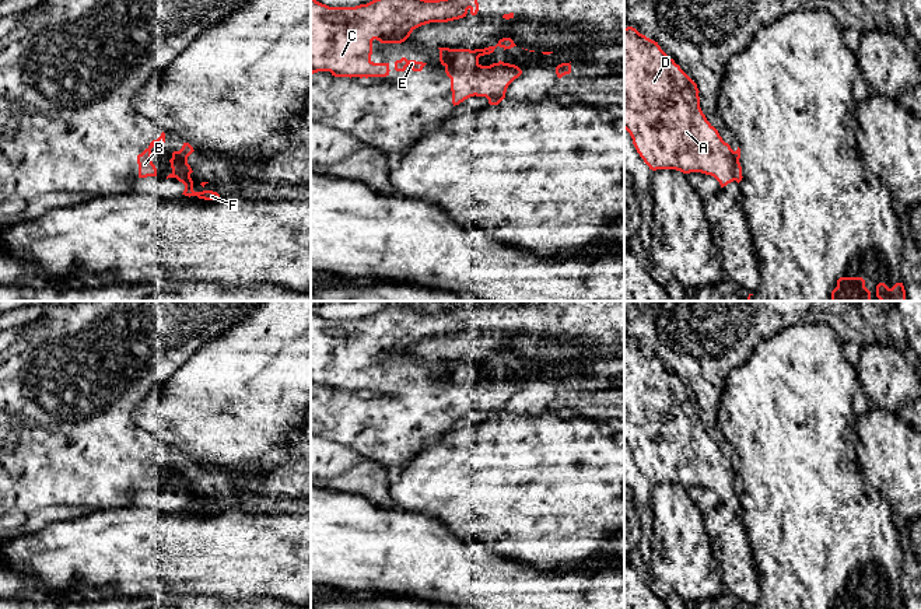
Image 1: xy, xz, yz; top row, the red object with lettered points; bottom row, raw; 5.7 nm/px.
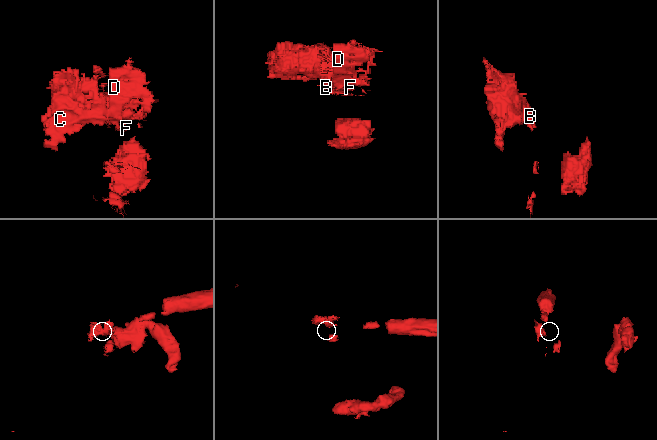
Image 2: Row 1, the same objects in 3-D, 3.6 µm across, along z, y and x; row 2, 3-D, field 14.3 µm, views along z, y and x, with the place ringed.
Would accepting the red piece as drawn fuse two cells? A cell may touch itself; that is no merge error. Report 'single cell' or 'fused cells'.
fused cells

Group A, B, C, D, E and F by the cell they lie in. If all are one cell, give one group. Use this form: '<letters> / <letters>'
A B C D E / F

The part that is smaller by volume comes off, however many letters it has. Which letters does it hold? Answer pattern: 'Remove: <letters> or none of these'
Remove: A, B, C, D, E

